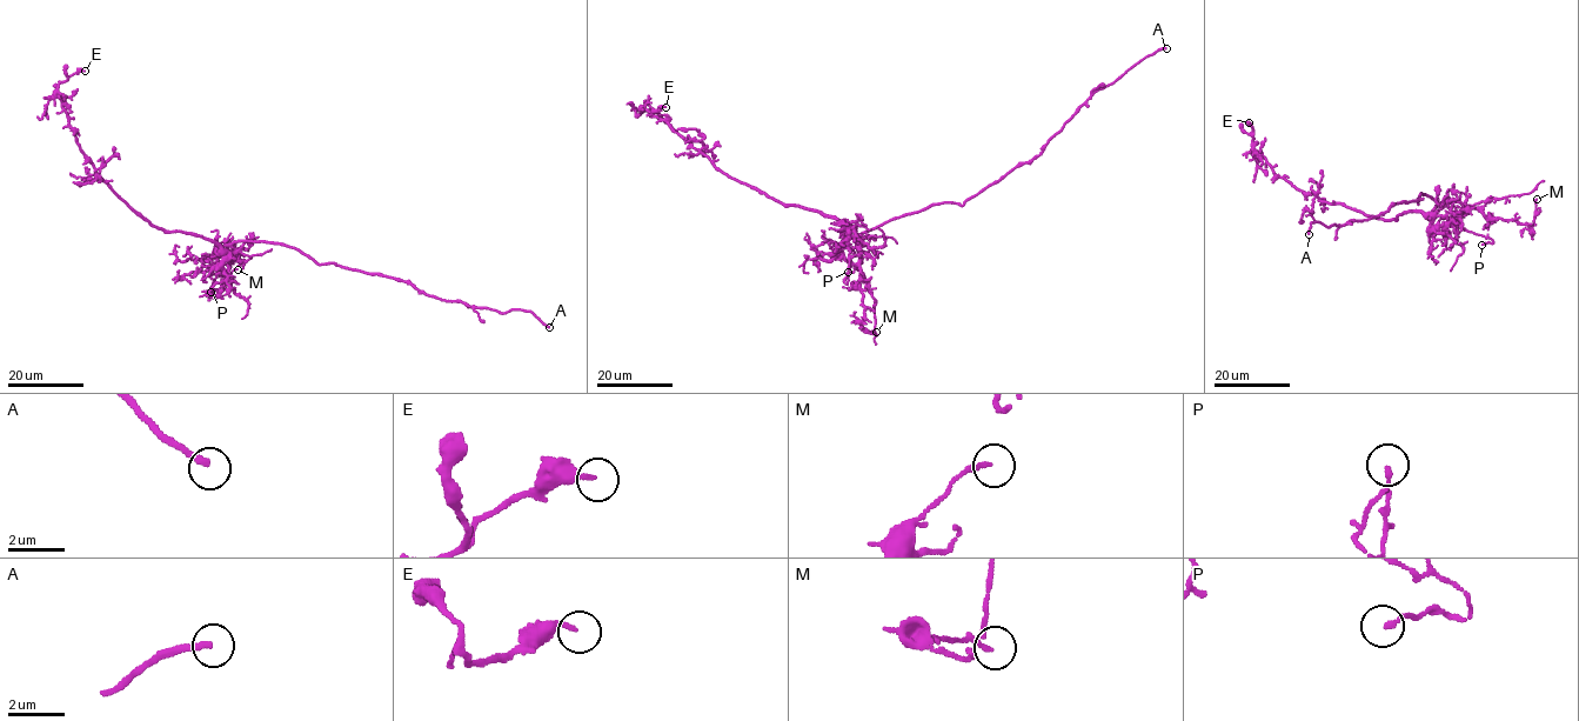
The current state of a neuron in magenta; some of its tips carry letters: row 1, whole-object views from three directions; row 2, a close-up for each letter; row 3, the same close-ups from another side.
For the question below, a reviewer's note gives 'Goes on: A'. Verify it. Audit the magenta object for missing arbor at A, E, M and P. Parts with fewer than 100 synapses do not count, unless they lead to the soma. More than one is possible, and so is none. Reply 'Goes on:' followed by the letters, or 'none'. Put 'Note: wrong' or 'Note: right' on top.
Note: right
Goes on: A

